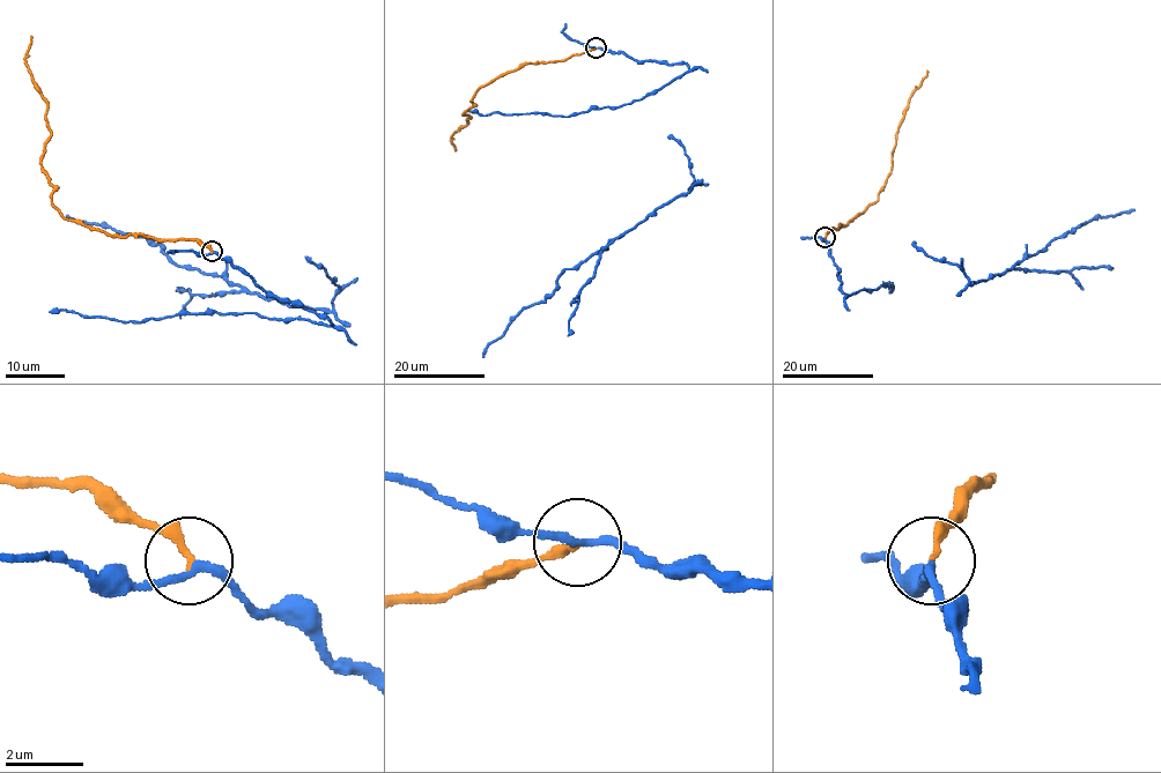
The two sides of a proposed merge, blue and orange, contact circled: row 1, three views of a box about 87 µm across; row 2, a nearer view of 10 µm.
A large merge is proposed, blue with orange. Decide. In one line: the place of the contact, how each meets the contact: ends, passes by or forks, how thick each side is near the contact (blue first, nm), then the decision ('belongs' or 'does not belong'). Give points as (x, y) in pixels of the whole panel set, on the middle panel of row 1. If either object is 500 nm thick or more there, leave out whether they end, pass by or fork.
place (596, 47); blue passes by; orange ends; calibres 190 and 200 nm; does not belong

